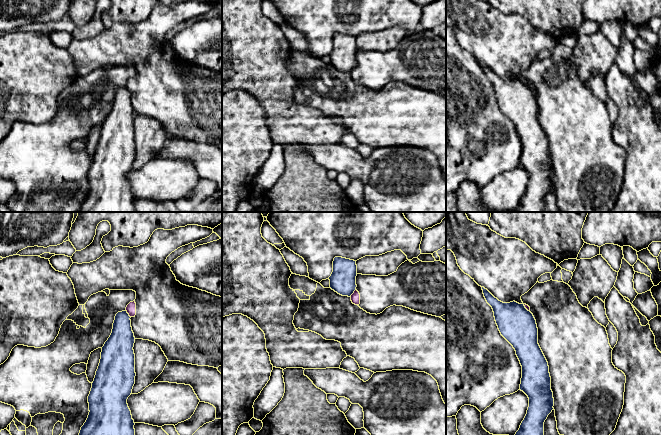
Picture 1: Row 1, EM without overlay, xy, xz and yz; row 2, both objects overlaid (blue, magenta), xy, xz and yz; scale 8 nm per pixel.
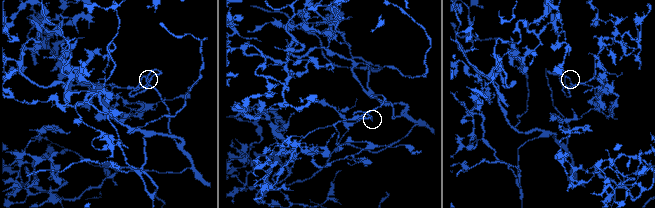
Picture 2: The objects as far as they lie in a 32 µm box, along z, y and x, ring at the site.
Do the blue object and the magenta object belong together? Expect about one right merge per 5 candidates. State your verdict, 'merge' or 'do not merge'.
do not merge

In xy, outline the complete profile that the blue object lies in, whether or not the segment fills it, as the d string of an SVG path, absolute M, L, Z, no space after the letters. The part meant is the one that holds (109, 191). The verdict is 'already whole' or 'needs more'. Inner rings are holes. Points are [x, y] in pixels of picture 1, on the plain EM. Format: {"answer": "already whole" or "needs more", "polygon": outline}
{"answer": "already whole", "polygon": "M127 87L115 92L110 113L102 123L101 135L88 172L89 191L78 212L135 212L134 196L127 180L135 160L135 113Z"}

